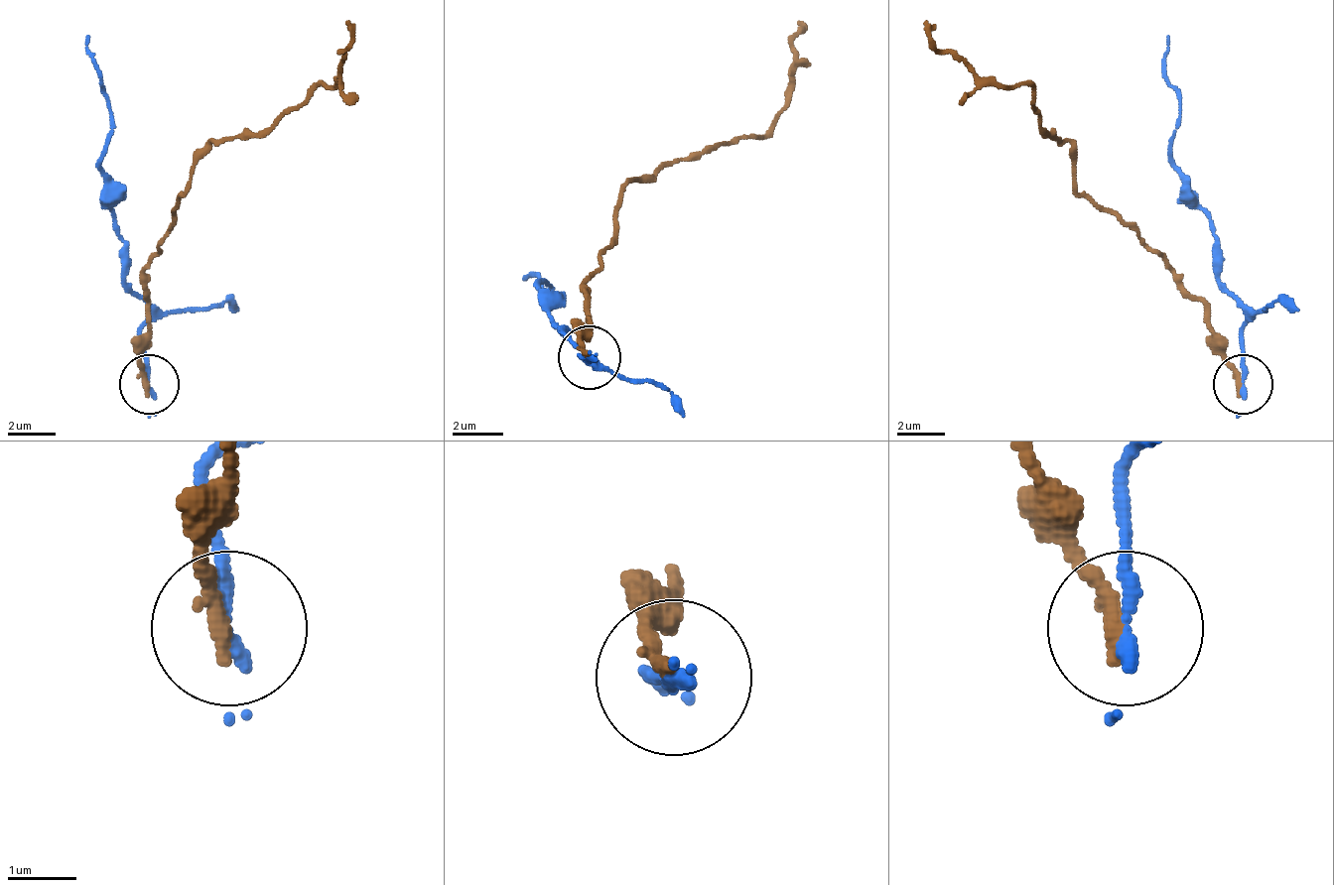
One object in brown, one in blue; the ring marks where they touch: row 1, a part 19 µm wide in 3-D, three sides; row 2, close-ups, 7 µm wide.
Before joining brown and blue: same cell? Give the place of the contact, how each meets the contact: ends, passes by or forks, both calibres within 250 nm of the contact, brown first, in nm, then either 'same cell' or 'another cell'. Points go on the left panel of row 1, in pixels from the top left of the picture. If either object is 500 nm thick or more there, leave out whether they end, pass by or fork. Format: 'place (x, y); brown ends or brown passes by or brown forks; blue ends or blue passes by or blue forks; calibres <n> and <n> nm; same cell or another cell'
place (149, 384); brown ends; blue ends; calibres 240 and 240 nm; another cell

